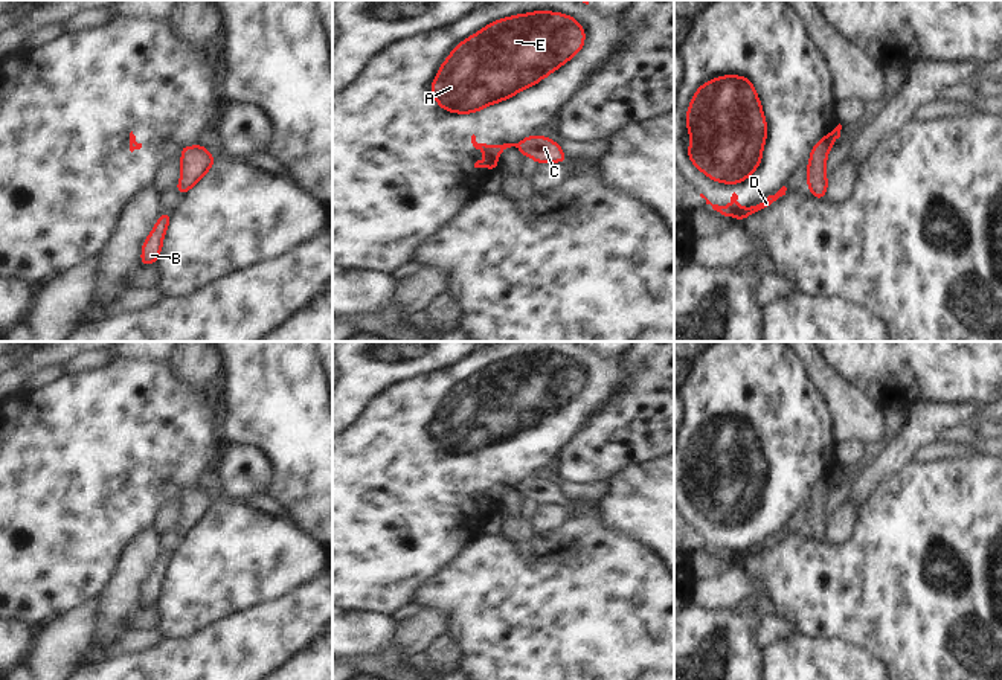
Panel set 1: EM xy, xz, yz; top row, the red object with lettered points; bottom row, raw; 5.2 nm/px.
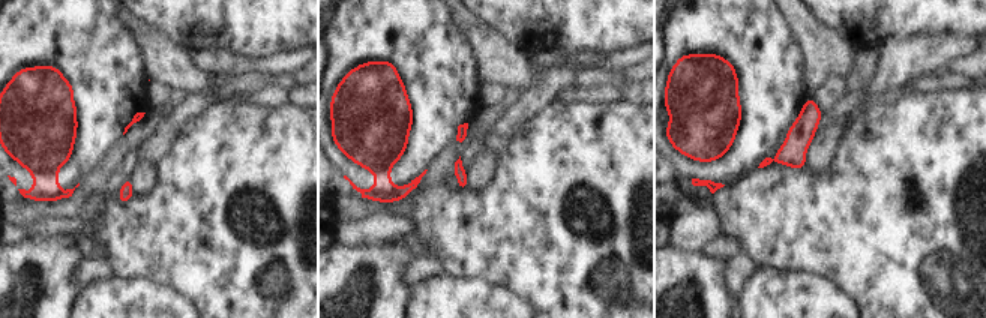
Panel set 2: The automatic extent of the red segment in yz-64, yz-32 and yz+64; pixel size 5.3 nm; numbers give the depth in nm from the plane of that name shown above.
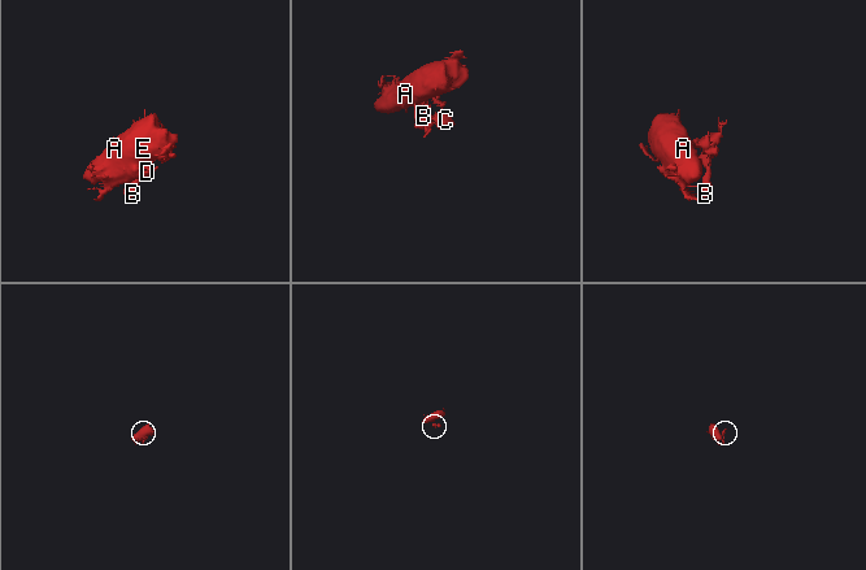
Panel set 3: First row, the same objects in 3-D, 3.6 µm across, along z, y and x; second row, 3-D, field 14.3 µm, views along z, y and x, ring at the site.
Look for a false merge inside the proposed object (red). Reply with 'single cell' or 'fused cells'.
fused cells

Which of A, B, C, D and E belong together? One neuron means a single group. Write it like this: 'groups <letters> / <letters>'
groups A D E / B C

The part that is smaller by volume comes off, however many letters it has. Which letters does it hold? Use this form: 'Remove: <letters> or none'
Remove: B, C

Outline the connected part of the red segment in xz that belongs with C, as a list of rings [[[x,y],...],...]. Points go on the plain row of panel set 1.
[[[526,477],[515,489],[523,499],[532,500],[535,505],[564,505],[569,499],[561,491],[560,485],[548,477]]]

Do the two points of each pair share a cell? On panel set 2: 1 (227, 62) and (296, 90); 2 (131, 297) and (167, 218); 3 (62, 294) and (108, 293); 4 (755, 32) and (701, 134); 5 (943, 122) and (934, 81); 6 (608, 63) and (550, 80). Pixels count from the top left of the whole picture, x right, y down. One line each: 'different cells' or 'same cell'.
1: different cells
2: different cells
3: different cells
4: same cell
5: different cells
6: different cells

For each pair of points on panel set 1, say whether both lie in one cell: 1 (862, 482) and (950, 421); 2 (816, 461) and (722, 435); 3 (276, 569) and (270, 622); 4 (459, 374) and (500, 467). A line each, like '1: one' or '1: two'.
1: one
2: one
3: two
4: one

